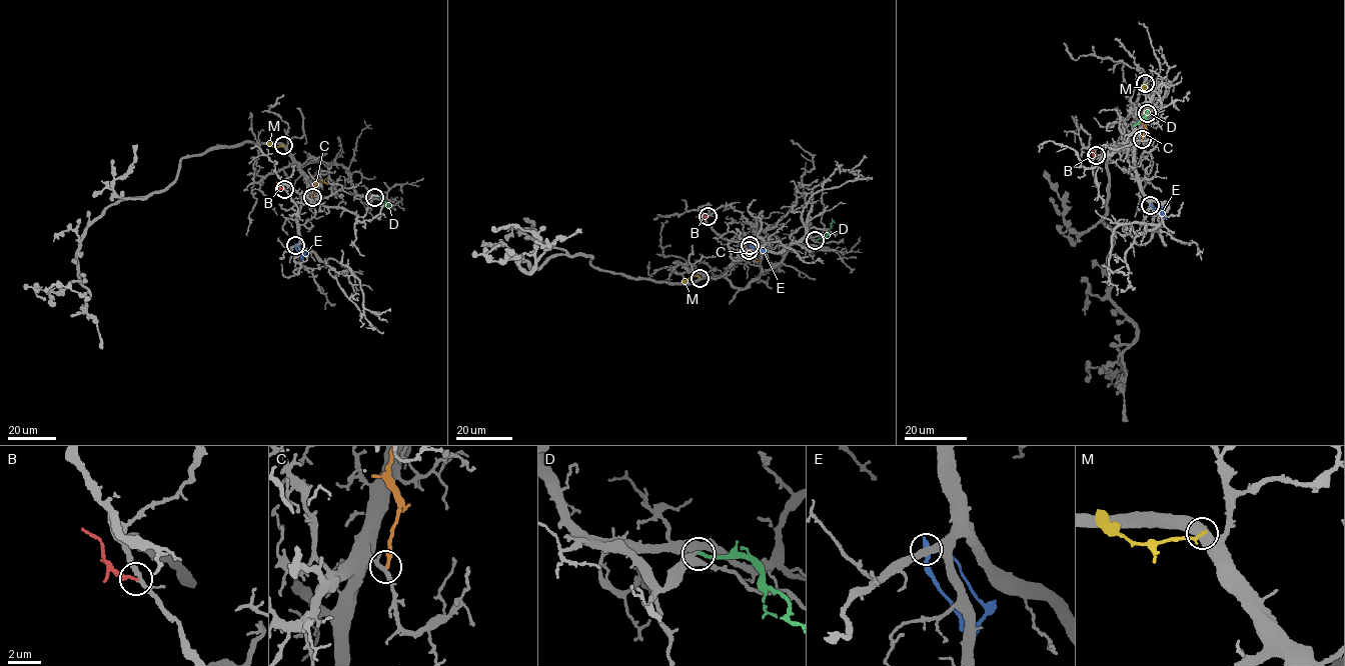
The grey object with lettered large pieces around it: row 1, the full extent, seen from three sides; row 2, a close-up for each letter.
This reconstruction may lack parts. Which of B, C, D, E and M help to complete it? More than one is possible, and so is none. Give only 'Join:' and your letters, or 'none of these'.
Join: D

